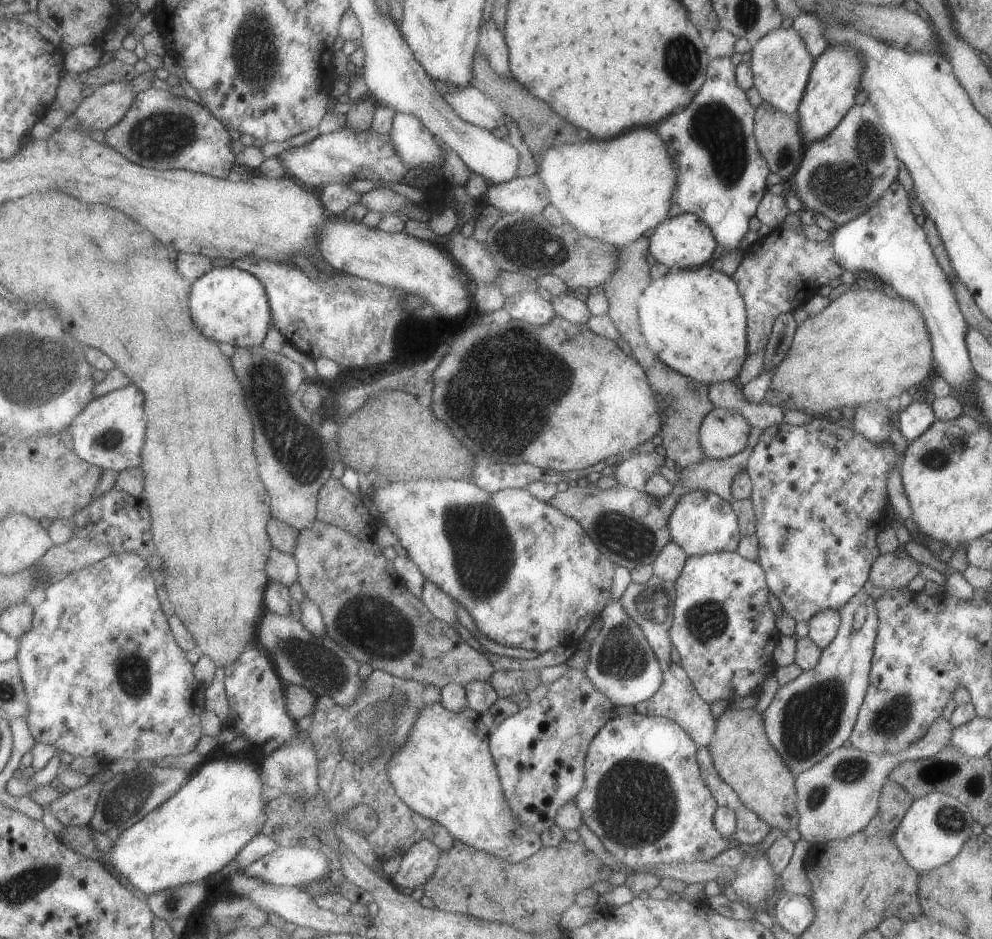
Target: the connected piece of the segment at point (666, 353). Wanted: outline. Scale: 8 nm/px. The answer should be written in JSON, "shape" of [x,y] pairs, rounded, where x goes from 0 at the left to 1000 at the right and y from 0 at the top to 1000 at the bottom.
{"shape":[[[718,283],[673,289],[650,305],[642,324],[650,364],[675,393],[713,411],[744,399],[754,378],[752,328],[735,293]]]}

